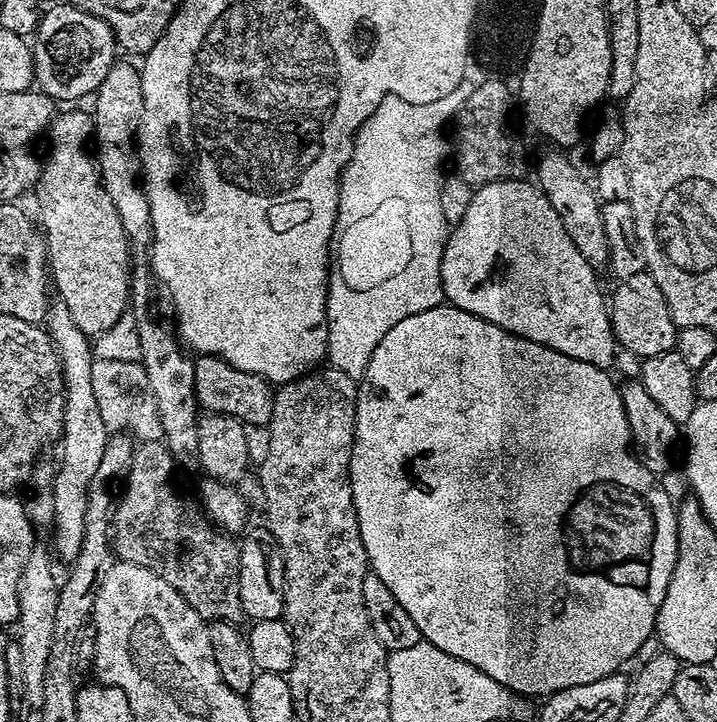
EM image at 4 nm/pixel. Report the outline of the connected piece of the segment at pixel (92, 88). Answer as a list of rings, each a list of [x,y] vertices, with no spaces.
[[[60,2],[43,13],[34,34],[35,83],[39,91],[57,102],[91,97],[110,74],[113,64],[117,63],[116,52],[116,35],[102,18]]]

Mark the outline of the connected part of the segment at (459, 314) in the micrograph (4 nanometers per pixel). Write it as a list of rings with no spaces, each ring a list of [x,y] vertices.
[[[445,302],[445,303],[442,303],[442,304],[439,304],[439,305],[438,305],[438,306],[434,306],[434,307],[433,307],[433,308],[431,308],[431,309],[430,309],[430,310],[422,310],[422,314],[410,314],[410,318],[402,318],[402,322],[398,322],[398,326],[394,326],[394,330],[390,330],[390,331],[388,331],[388,332],[387,332],[387,333],[386,333],[386,338],[382,338],[382,342],[378,342],[378,346],[377,346],[377,347],[376,347],[376,348],[375,348],[375,349],[374,349],[374,354],[370,354],[370,366],[366,366],[366,370],[365,370],[365,371],[364,371],[364,376],[363,376],[363,377],[362,377],[362,379],[361,379],[361,380],[359,380],[359,382],[358,382],[358,395],[357,395],[357,398],[356,398],[356,435],[355,435],[355,437],[354,437],[354,439],[353,439],[353,442],[352,442],[352,457],[351,457],[351,458],[350,458],[350,486],[351,486],[351,487],[352,487],[352,497],[353,497],[353,498],[354,498],[354,510],[355,510],[355,511],[356,511],[356,521],[357,521],[357,522],[358,522],[358,526],[359,526],[359,527],[360,527],[360,533],[361,533],[361,534],[362,534],[362,546],[366,546],[366,554],[367,554],[367,555],[368,555],[368,563],[369,563],[369,565],[370,565],[370,568],[371,568],[371,571],[373,571],[373,572],[376,572],[376,573],[377,573],[377,574],[378,574],[378,578],[382,578],[382,582],[386,582],[386,586],[390,586],[390,594],[394,594],[394,598],[398,598],[398,602],[402,602],[402,606],[403,606],[403,608],[405,608],[405,609],[406,609],[406,614],[410,614],[410,618],[414,618],[414,626],[418,626],[418,630],[419,630],[419,631],[420,631],[420,635],[421,635],[421,637],[423,637],[423,639],[424,639],[424,640],[425,640],[425,641],[427,641],[427,643],[429,643],[429,644],[433,644],[433,645],[434,645],[434,646],[438,646],[438,650],[446,650],[446,654],[450,654],[450,655],[451,655],[451,656],[453,656],[453,657],[454,657],[454,658],[458,658],[458,659],[459,659],[459,660],[461,660],[461,661],[462,661],[462,662],[470,662],[470,666],[478,666],[478,670],[482,670],[482,674],[490,674],[490,678],[494,678],[494,682],[502,682],[502,686],[506,686],[506,687],[507,687],[507,688],[510,688],[510,689],[512,689],[512,690],[514,690],[514,691],[515,691],[515,692],[518,692],[518,693],[520,693],[520,694],[521,694],[521,695],[523,695],[523,696],[526,696],[526,697],[529,697],[529,698],[535,698],[535,696],[540,696],[540,697],[539,697],[539,698],[547,698],[547,697],[549,697],[549,696],[551,696],[551,695],[552,695],[552,693],[554,693],[554,692],[557,692],[557,691],[558,691],[558,690],[566,690],[566,689],[567,689],[567,688],[569,688],[569,687],[570,687],[570,686],[586,686],[586,682],[598,682],[598,678],[606,678],[606,677],[607,677],[607,676],[609,676],[609,674],[610,674],[610,673],[612,673],[612,672],[619,672],[619,671],[621,671],[621,669],[623,669],[623,668],[624,668],[624,667],[625,667],[625,666],[624,666],[624,665],[623,665],[623,664],[624,664],[624,663],[626,663],[626,662],[627,662],[627,660],[628,660],[628,659],[630,659],[630,658],[631,658],[631,656],[632,656],[632,655],[634,655],[634,654],[635,654],[635,652],[636,652],[636,651],[638,651],[638,650],[639,650],[639,648],[640,648],[640,647],[642,647],[642,646],[643,646],[643,644],[644,644],[644,643],[646,643],[646,642],[647,642],[647,640],[648,640],[648,639],[649,639],[649,640],[650,640],[650,641],[651,641],[651,640],[652,640],[652,639],[653,639],[653,636],[654,636],[654,633],[655,633],[655,630],[656,630],[656,615],[657,615],[657,614],[658,614],[658,606],[662,606],[662,598],[666,598],[666,586],[667,586],[667,585],[668,585],[668,583],[669,583],[669,582],[670,582],[670,574],[671,574],[671,573],[672,573],[672,571],[673,571],[673,570],[674,570],[674,562],[675,562],[675,561],[676,561],[676,555],[677,555],[677,554],[678,554],[678,526],[677,526],[677,525],[676,525],[676,510],[677,510],[677,505],[676,505],[676,504],[675,504],[675,503],[674,503],[674,500],[673,500],[673,504],[672,504],[672,500],[671,500],[671,498],[670,498],[670,497],[668,497],[668,492],[667,492],[667,490],[666,490],[666,489],[664,489],[664,488],[663,488],[663,486],[662,486],[662,485],[660,485],[660,484],[659,484],[659,482],[658,482],[658,481],[656,481],[656,480],[659,480],[659,479],[657,479],[657,477],[656,477],[656,476],[655,476],[655,475],[654,475],[654,473],[652,473],[652,472],[651,472],[651,470],[650,470],[650,469],[648,469],[648,467],[647,467],[647,466],[645,466],[645,464],[644,464],[644,463],[643,463],[643,462],[641,462],[641,461],[640,461],[640,458],[639,458],[639,455],[637,455],[637,453],[636,453],[636,452],[635,452],[635,451],[634,451],[634,445],[633,445],[633,443],[632,443],[632,431],[630,431],[630,430],[629,430],[629,429],[628,429],[628,415],[627,415],[627,414],[626,414],[626,410],[625,410],[625,409],[624,409],[624,403],[623,403],[623,402],[622,402],[622,398],[621,398],[621,397],[620,397],[620,388],[619,388],[619,387],[618,387],[618,384],[615,384],[615,382],[614,382],[614,381],[612,381],[612,380],[611,380],[611,378],[610,378],[610,377],[608,377],[608,375],[609,375],[609,373],[608,373],[608,372],[607,372],[607,371],[605,371],[605,369],[603,369],[603,368],[599,368],[599,367],[598,367],[598,366],[590,366],[590,362],[578,362],[578,358],[570,358],[570,357],[569,357],[569,356],[567,356],[567,355],[566,355],[566,354],[558,354],[558,350],[550,350],[550,349],[549,349],[549,348],[547,348],[547,347],[546,347],[546,346],[542,346],[542,345],[541,345],[541,344],[539,344],[539,343],[538,343],[538,342],[530,342],[530,341],[529,341],[529,340],[527,340],[527,339],[526,339],[526,338],[518,338],[518,337],[517,337],[517,336],[515,336],[515,335],[514,335],[514,334],[510,334],[510,333],[509,333],[509,332],[507,332],[507,331],[506,331],[506,330],[502,330],[502,326],[494,326],[494,325],[493,325],[493,324],[491,324],[491,323],[490,323],[490,322],[486,322],[486,321],[485,321],[485,320],[483,320],[483,319],[482,319],[482,318],[478,318],[478,317],[477,317],[477,316],[475,316],[475,315],[474,315],[474,314],[466,314],[466,310],[458,310],[458,309],[457,309],[457,308],[455,308],[455,306],[453,306],[453,305],[452,305],[452,304],[449,304],[449,303],[447,303],[447,302]]]

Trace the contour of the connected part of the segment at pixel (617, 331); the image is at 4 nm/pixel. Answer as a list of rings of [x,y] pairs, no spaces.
[[[646,270],[630,278],[619,281],[617,288],[610,292],[610,315],[612,332],[616,335],[617,345],[637,358],[666,354],[676,347],[677,326],[672,321],[666,298],[658,290],[658,282]]]

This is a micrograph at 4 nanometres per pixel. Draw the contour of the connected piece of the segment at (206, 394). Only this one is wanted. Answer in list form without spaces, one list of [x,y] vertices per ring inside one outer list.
[[[200,354],[195,357],[194,363],[196,402],[205,413],[221,412],[238,418],[245,426],[268,425],[274,414],[276,394],[273,385],[252,372],[230,366],[230,362],[226,362],[220,356]]]

